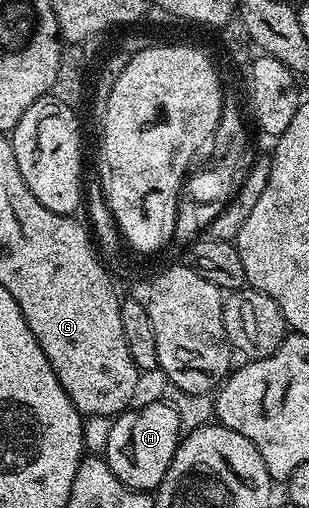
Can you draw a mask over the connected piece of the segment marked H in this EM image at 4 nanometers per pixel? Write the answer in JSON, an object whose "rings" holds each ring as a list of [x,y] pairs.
{"rings":[[[157,401],[139,408],[131,407],[112,420],[105,460],[113,475],[129,488],[155,491],[169,471],[180,440],[179,416],[172,405]]]}

